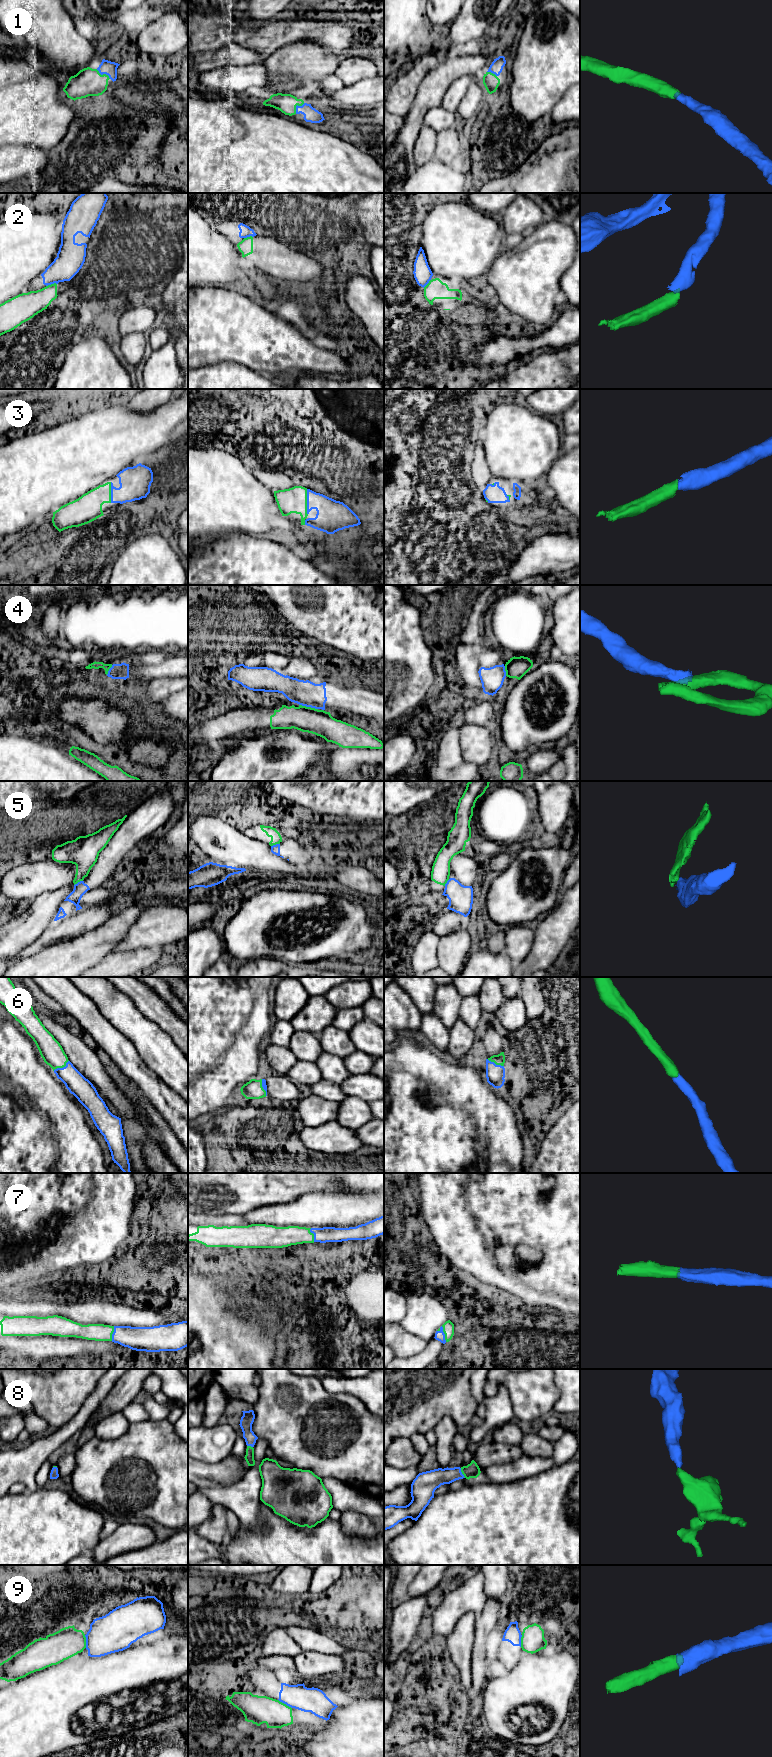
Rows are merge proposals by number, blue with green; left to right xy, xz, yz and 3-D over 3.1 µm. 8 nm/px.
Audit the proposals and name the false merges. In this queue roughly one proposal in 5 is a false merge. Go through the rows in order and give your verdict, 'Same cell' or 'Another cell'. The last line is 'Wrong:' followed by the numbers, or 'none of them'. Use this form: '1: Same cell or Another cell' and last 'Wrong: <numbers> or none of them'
1: Same cell
2: Another cell
3: Same cell
4: Another cell
5: Another cell
6: Same cell
7: Same cell
8: Same cell
9: Another cell
Wrong: 2, 4, 5, 9

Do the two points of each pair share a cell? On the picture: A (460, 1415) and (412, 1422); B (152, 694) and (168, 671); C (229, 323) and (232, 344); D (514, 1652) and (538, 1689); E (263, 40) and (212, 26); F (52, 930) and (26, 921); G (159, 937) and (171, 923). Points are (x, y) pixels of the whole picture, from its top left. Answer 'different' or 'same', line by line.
A: same
B: different
C: same
D: different
E: same
F: different
G: same

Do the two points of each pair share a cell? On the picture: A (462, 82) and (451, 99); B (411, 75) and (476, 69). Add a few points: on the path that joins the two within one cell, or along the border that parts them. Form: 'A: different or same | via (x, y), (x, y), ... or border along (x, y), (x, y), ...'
A: same | via (459, 86), (454, 95)
B: different | border along (439, 64), (424, 77), (415, 95)

